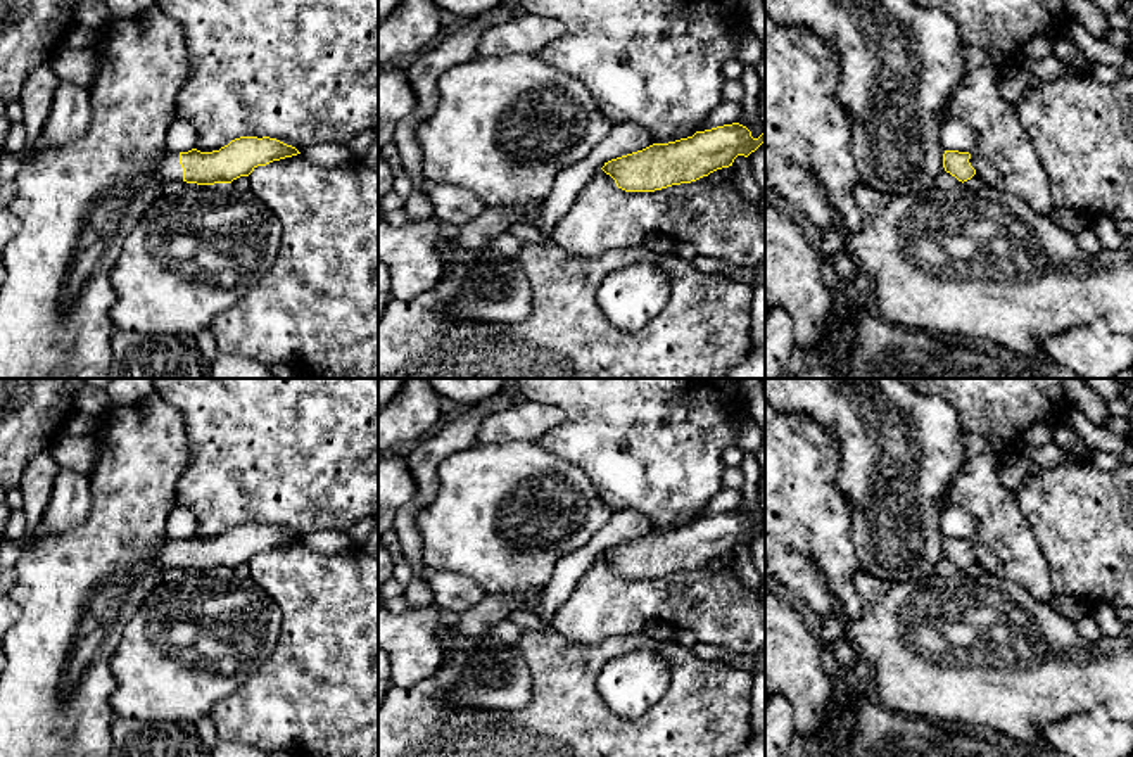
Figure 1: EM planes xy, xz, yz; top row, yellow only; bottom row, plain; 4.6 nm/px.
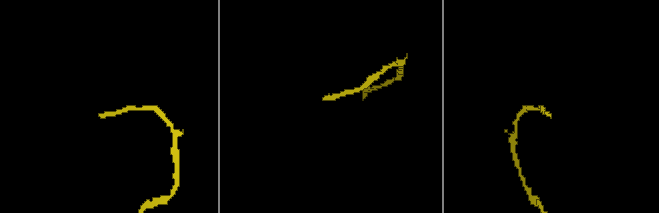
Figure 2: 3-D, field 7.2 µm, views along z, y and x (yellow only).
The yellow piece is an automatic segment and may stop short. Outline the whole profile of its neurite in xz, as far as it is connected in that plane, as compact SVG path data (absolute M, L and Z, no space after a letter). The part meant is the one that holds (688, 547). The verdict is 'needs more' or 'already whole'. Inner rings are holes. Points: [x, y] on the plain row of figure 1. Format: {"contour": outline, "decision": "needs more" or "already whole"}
{"contour": "M732 510L675 529L653 531L611 546L601 557L625 579L655 579L729 555L737 543L748 544L762 531L765 518L753 525L746 513Z", "decision": "already whole"}

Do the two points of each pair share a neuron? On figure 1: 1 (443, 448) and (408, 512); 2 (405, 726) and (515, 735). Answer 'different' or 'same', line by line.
1: same
2: same

